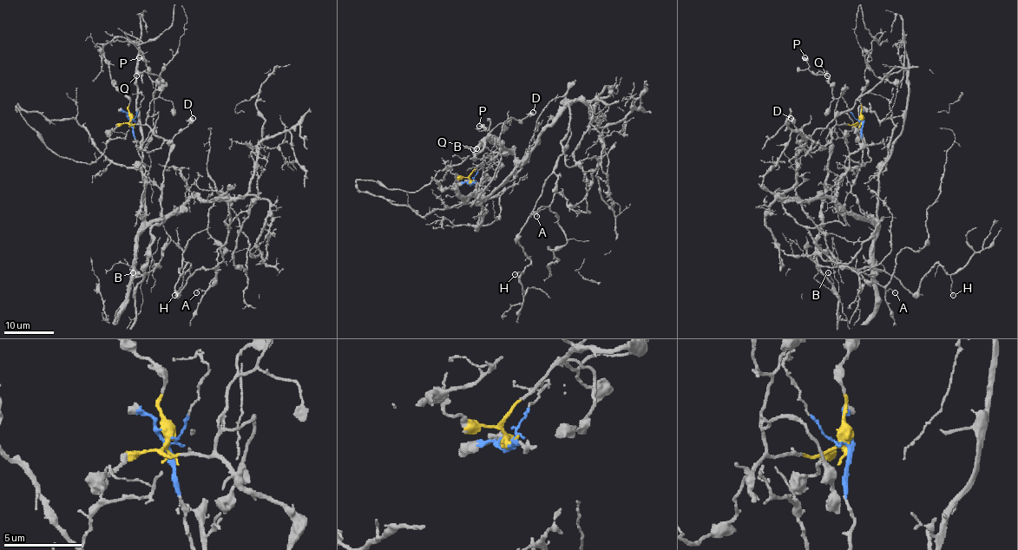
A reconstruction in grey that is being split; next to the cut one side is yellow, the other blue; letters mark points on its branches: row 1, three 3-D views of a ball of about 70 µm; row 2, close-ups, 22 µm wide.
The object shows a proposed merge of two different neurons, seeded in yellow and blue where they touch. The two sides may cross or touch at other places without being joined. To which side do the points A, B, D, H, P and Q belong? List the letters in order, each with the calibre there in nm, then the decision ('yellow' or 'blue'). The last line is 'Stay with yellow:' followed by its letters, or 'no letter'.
A: calibre 110 nm; blue
B: calibre 80 nm; yellow
D: calibre 400 nm; yellow
H: calibre 100 nm; blue
P: calibre 380 nm; yellow
Q: calibre 440 nm; yellow
Stay with yellow: B, D, P, Q

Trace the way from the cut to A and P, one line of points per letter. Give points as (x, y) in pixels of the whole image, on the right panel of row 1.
A: (862, 121), (851, 193), (876, 222), (830, 197), (785, 199), (784, 208), (839, 265), (895, 293)
P: (862, 121), (836, 121), (838, 101), (833, 96), (827, 75), (810, 69), (804, 57)

